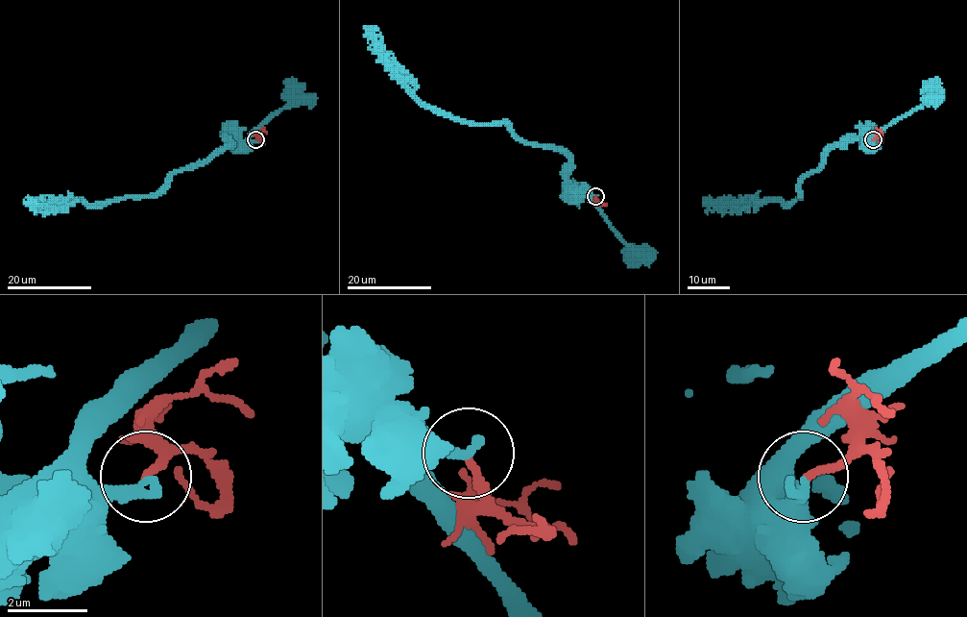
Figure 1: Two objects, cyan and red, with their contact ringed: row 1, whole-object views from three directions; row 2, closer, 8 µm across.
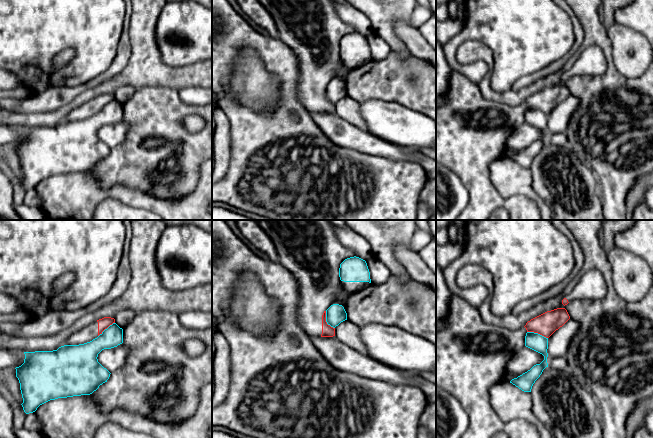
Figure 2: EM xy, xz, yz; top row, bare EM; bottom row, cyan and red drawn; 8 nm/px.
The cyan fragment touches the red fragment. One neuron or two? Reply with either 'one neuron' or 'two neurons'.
two neurons

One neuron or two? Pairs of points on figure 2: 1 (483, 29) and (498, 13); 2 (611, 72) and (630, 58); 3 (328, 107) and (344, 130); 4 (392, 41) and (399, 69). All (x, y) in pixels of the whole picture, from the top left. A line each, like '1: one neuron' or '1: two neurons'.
1: one neuron
2: two neurons
3: two neurons
4: two neurons

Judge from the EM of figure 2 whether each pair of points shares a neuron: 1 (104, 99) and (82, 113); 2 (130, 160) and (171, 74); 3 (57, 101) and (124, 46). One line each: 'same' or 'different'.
1: same
2: different
3: same

